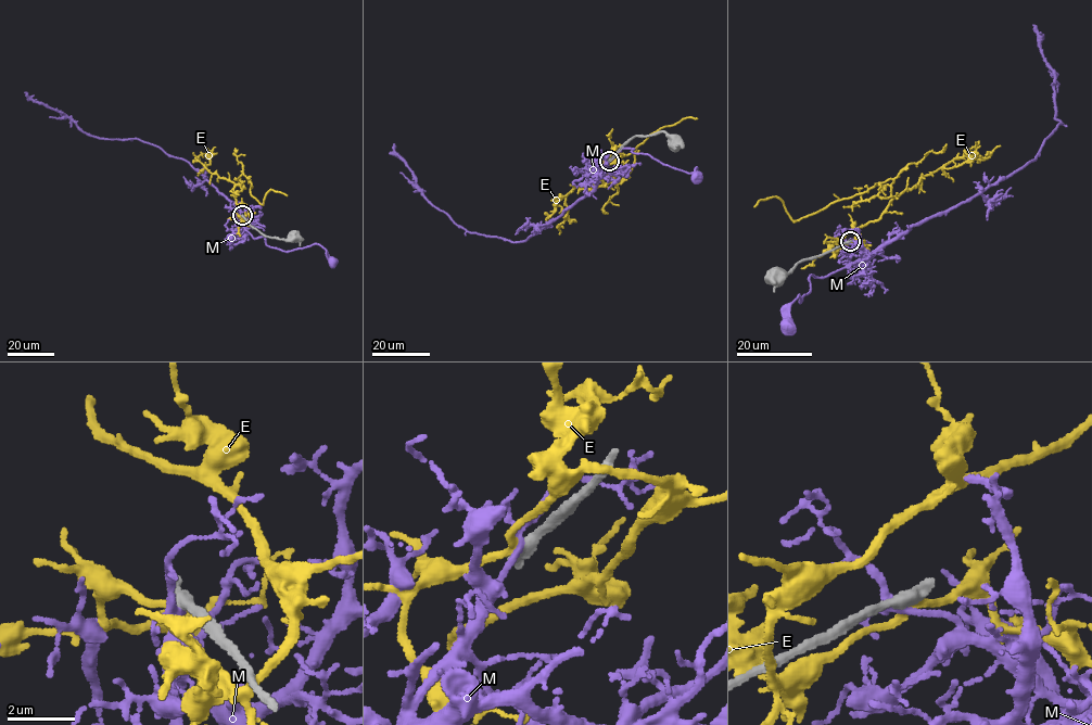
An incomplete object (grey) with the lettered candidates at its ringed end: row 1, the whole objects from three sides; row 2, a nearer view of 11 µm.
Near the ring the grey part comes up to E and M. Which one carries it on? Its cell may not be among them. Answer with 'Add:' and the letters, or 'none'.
Add: none

